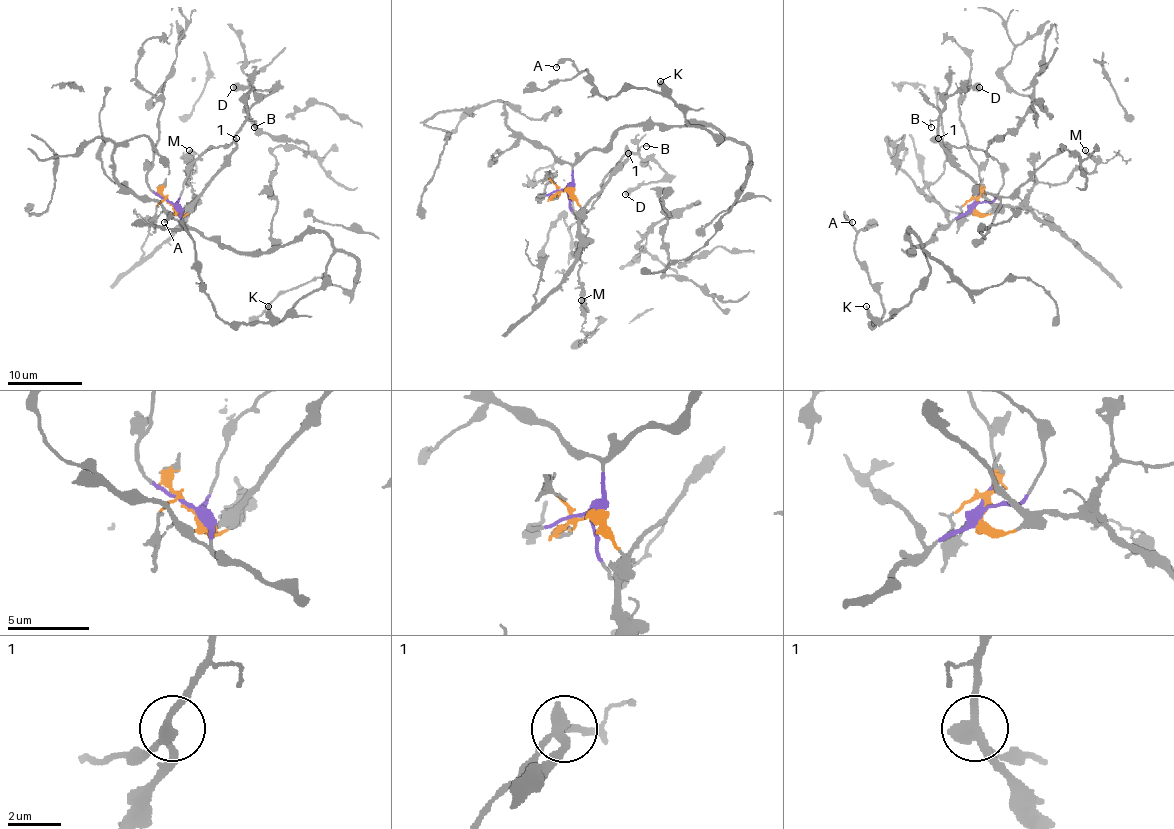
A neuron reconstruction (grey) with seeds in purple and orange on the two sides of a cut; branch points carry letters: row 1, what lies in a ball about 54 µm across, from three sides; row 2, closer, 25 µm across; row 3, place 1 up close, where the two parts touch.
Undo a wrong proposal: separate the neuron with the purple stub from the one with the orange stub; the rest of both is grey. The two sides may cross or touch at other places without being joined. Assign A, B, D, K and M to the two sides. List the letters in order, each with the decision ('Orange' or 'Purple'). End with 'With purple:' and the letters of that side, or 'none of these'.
A: Purple
B: Orange
D: Orange
K: Purple
M: Orange
With purple: A, K

